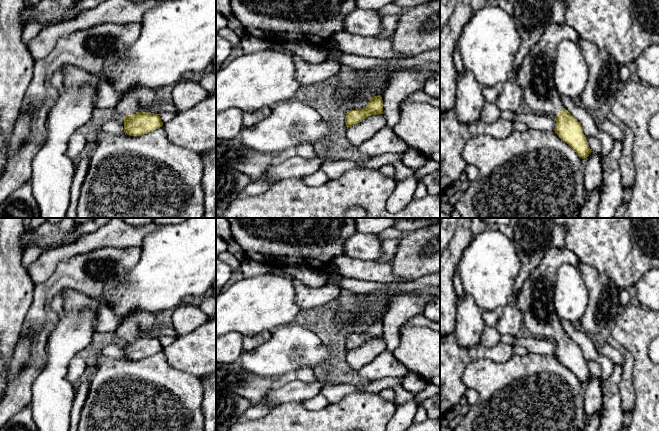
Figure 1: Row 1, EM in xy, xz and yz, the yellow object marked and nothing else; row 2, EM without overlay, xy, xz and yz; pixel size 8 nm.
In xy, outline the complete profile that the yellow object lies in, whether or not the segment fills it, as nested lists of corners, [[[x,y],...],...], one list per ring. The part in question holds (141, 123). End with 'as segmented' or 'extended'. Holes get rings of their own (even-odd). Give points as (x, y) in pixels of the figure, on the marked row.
[[[136,87],[121,98],[115,109],[123,116],[124,132],[130,136],[140,136],[163,126],[159,114],[148,113],[146,109],[157,103],[157,90]]]; extended

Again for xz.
[[[359,96],[348,107],[346,111],[345,124],[347,129],[360,123],[371,115],[383,114],[383,100],[379,96]]]; extended

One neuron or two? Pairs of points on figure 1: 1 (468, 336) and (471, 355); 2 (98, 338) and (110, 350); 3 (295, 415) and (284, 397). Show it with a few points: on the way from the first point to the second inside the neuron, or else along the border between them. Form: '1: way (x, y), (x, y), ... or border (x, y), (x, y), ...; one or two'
1: border (454, 332), (457, 342), (461, 346), (479, 344); two
2: border (123, 343), (109, 343), (101, 351); two
3: border (301, 402), (283, 402), (278, 404); two

